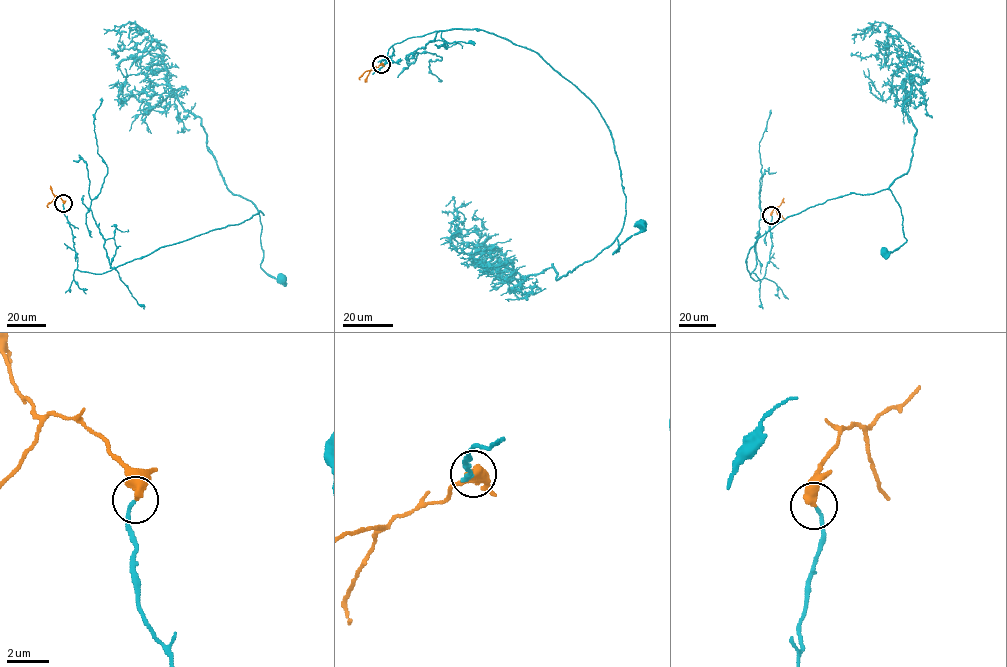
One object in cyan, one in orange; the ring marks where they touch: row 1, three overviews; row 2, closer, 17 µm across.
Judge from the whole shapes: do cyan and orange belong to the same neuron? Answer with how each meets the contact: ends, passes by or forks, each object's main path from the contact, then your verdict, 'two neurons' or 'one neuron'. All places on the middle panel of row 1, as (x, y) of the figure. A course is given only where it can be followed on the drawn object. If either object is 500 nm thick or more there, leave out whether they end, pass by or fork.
cyan ends there; orange ends there; cyan runs (381, 64), (396, 43), (453, 29), (535, 51), (610, 132), (626, 198), (613, 254), (641, 223); orange runs (381, 64), (366, 70), (359, 80); one neuron

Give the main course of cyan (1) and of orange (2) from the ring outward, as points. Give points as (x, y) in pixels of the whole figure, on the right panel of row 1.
1: (771, 215), (755, 280), (757, 239), (851, 193), (898, 203), (906, 241), (883, 253)
2: (771, 215), (775, 208), (784, 219)

